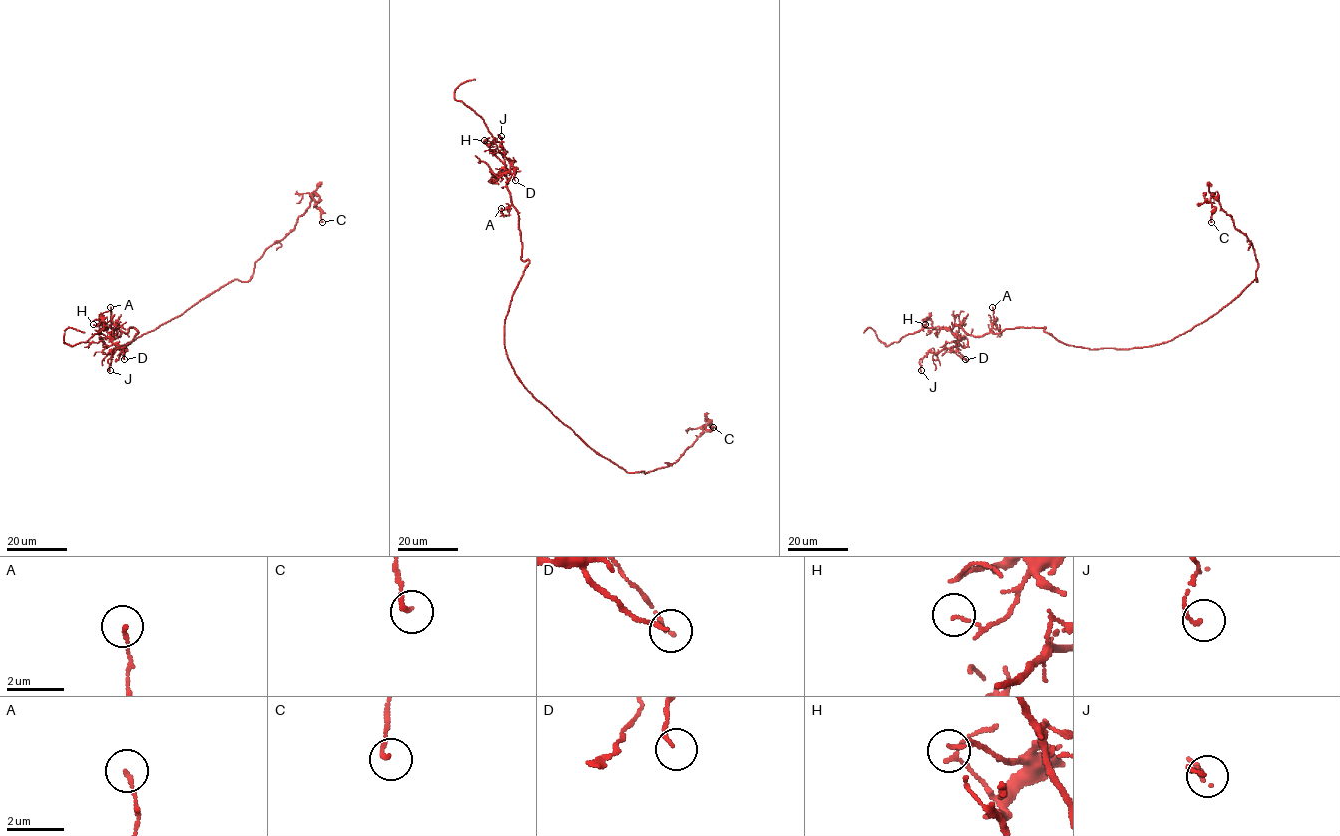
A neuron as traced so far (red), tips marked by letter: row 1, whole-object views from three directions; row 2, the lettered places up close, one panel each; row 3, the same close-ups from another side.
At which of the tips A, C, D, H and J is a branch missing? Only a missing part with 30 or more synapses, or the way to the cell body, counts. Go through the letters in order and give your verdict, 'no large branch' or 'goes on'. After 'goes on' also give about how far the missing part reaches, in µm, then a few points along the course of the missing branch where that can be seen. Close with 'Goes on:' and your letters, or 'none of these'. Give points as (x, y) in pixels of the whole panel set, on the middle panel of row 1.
A: no large branch
C: no large branch
D: no large branch
H: no large branch
J: no large branch
Goes on: none of these

